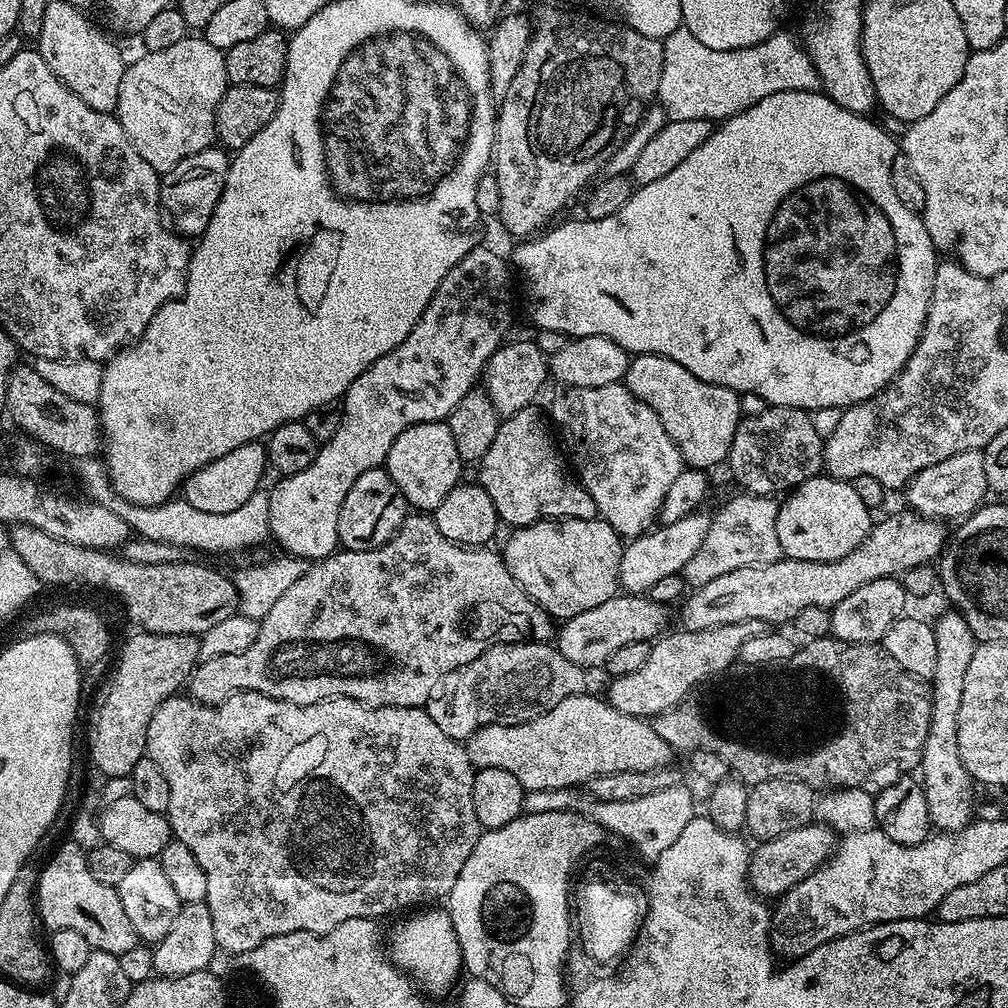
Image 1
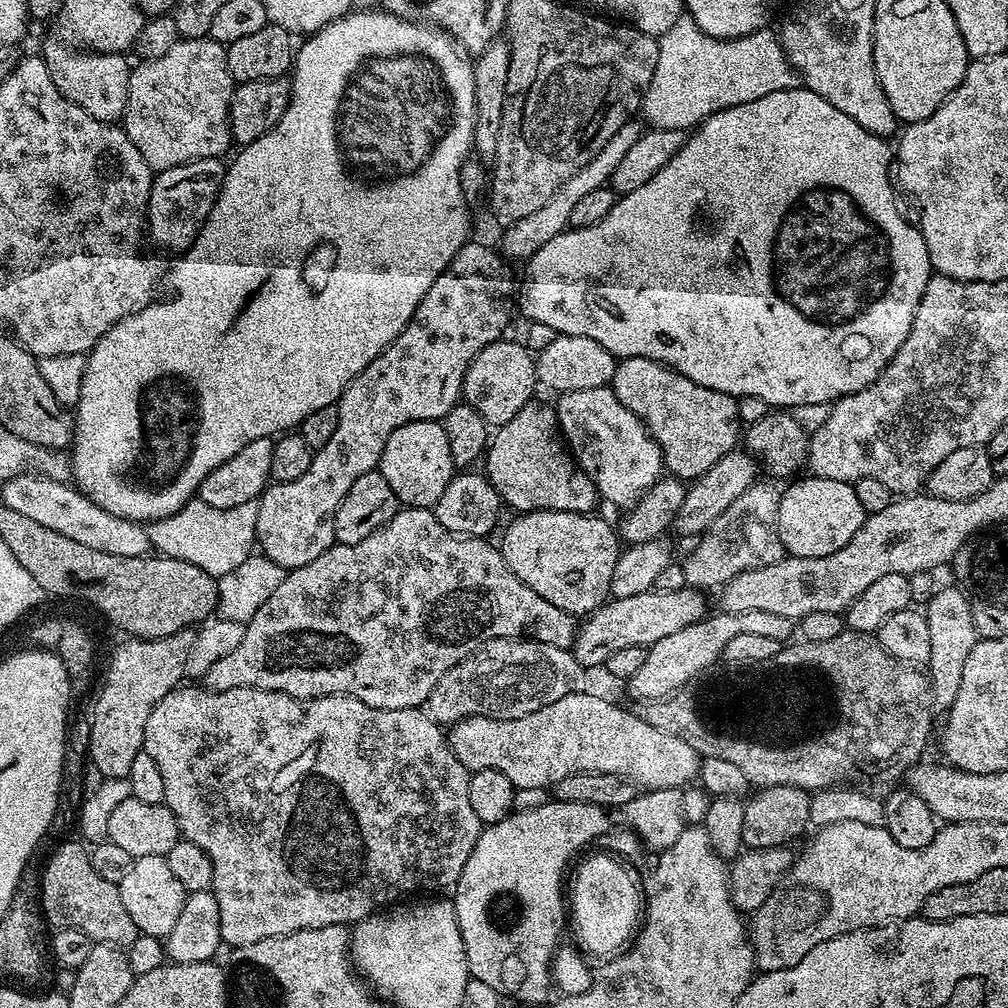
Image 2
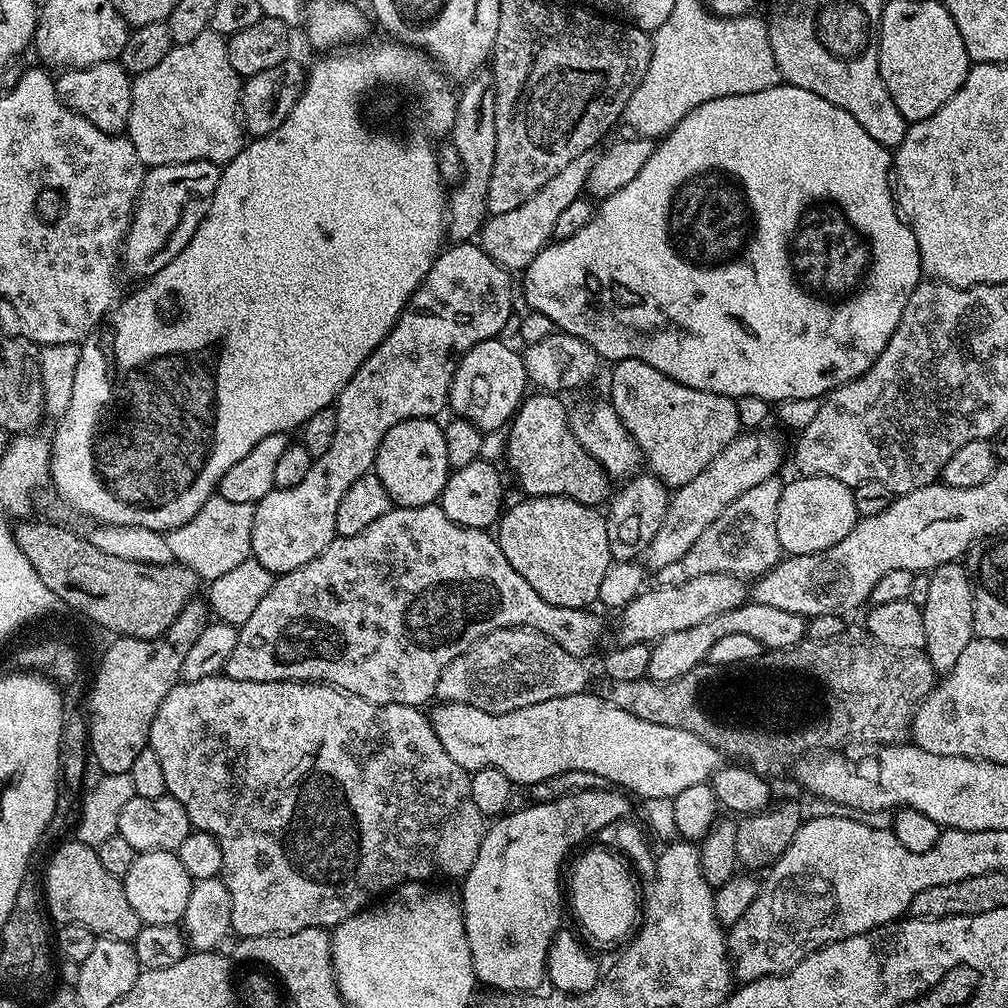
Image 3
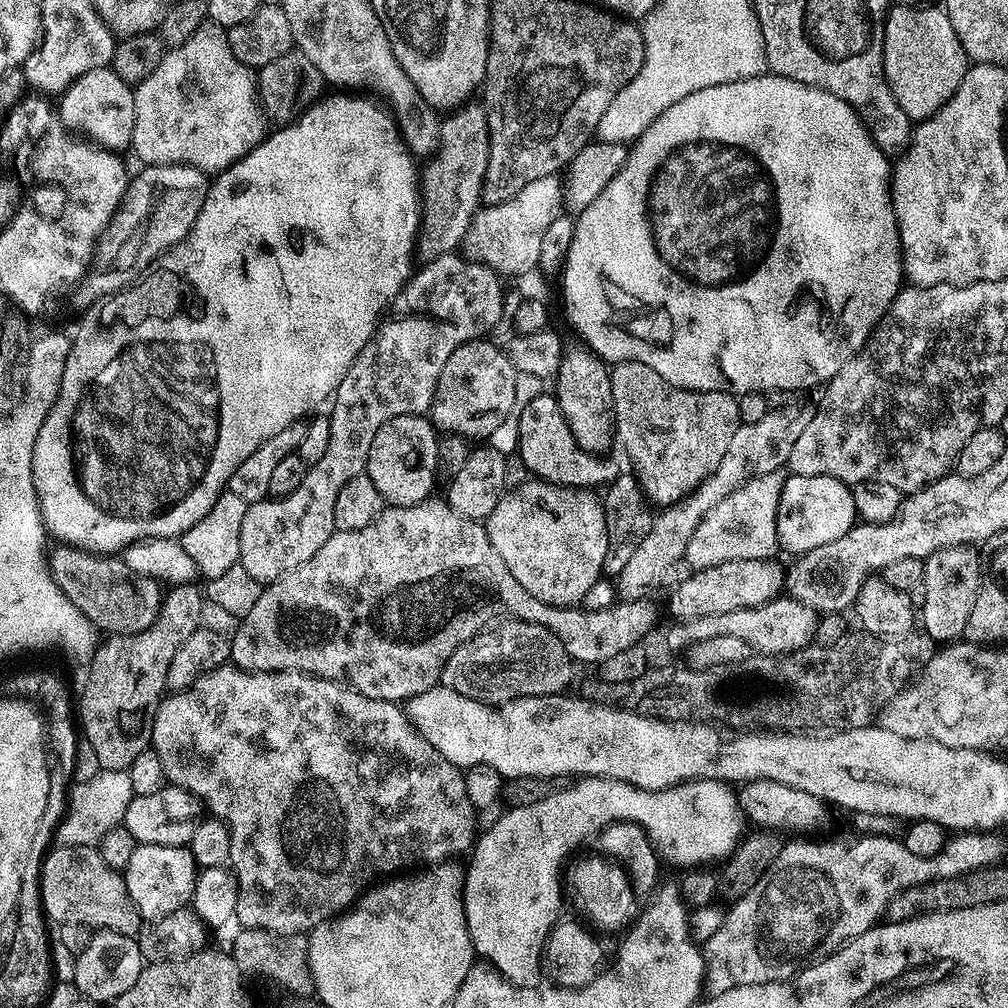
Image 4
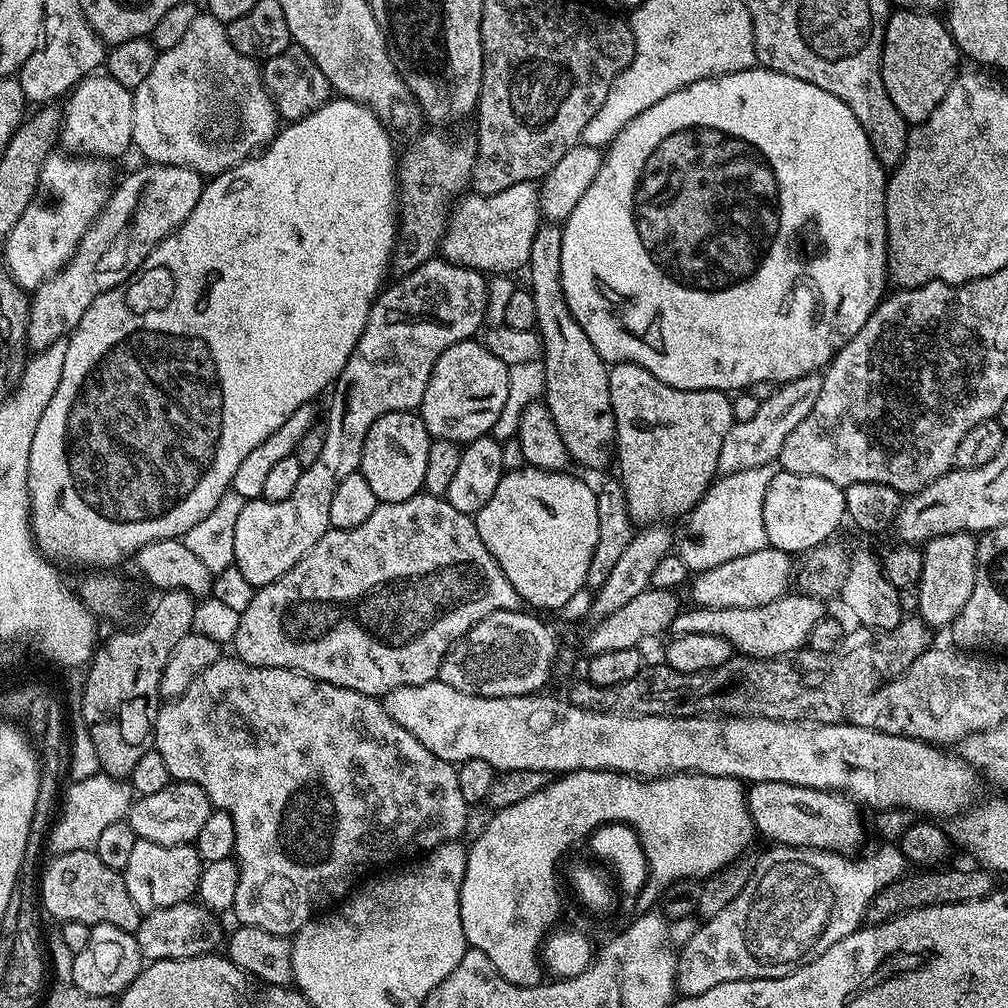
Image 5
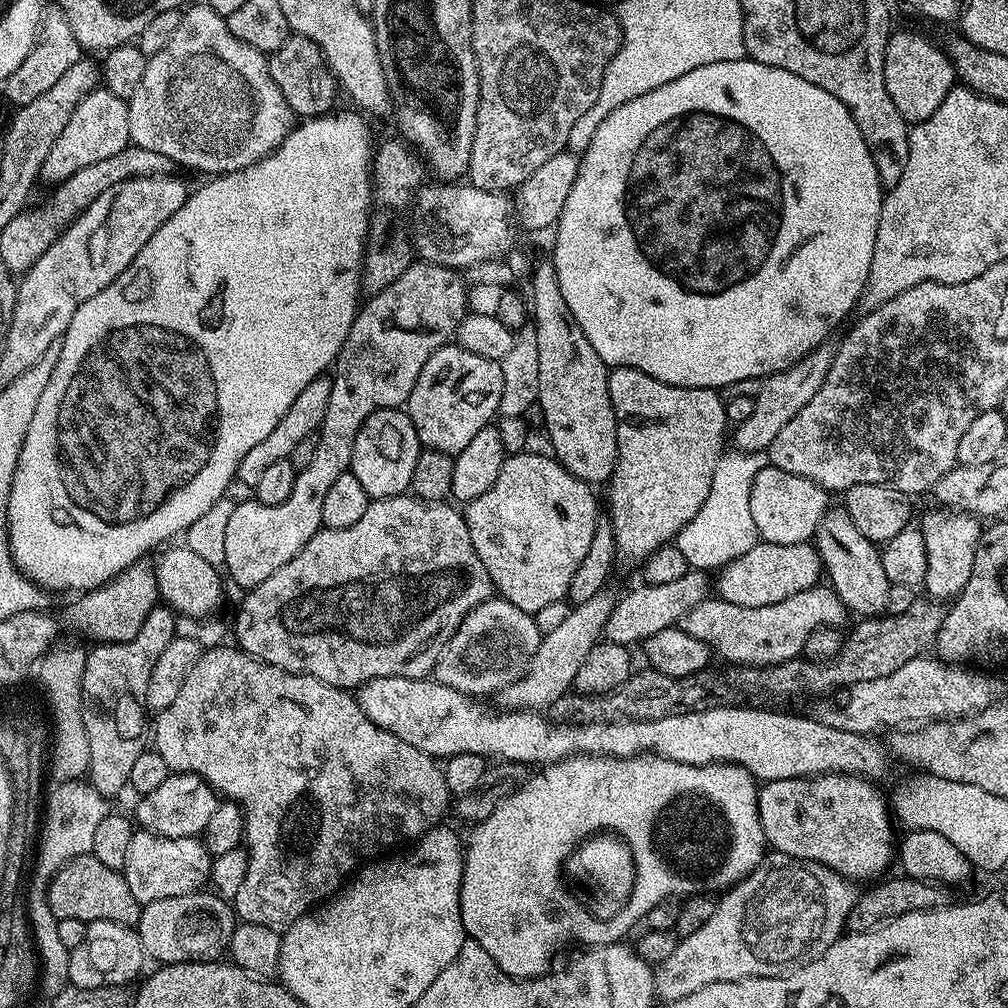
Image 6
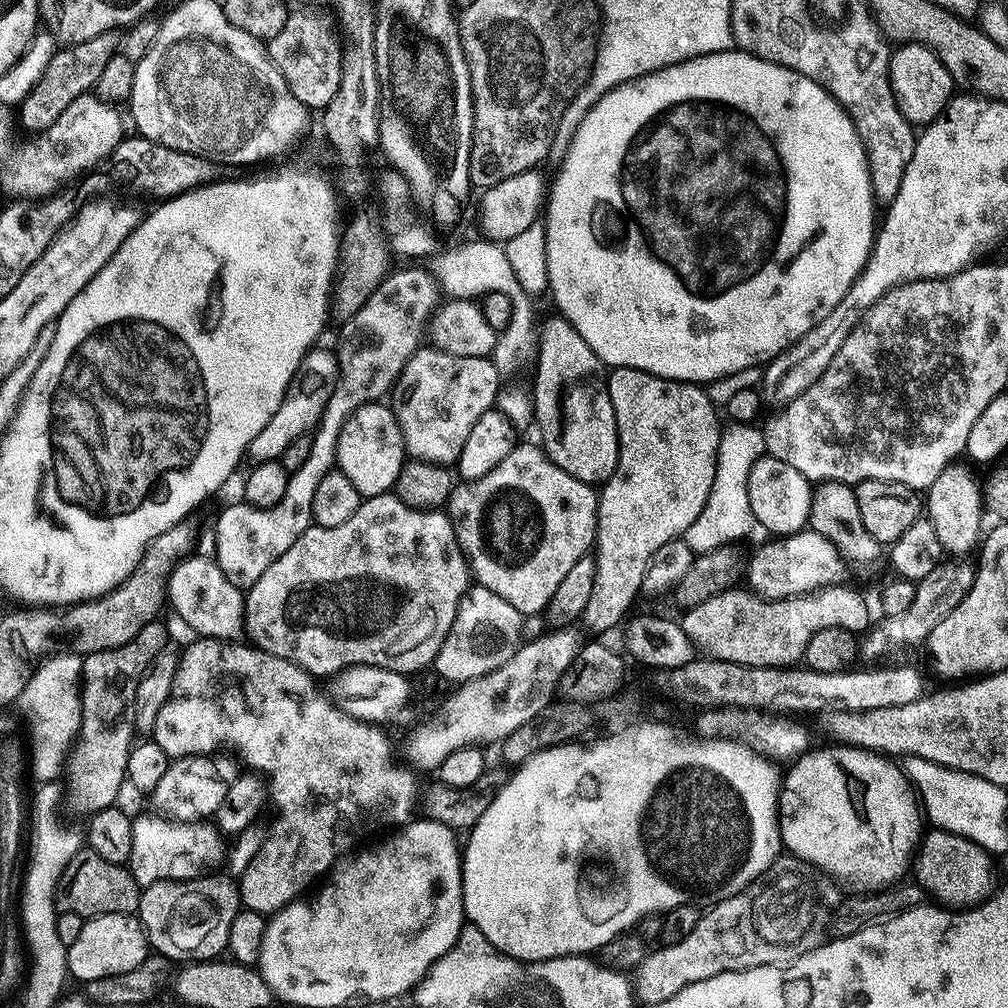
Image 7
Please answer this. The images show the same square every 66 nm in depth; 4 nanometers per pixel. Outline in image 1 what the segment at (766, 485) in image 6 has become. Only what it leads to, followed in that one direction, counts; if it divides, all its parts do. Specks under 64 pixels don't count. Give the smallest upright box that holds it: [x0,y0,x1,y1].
[778,474,874,562]

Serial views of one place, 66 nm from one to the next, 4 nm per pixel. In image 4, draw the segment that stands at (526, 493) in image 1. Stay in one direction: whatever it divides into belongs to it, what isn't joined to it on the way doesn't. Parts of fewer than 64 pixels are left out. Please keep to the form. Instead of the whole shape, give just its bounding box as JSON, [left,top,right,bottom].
[518,394,614,490]

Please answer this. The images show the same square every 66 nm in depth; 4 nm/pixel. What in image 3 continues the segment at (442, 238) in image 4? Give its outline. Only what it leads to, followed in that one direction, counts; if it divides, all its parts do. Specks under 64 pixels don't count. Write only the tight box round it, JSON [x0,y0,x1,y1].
[446,71,496,242]

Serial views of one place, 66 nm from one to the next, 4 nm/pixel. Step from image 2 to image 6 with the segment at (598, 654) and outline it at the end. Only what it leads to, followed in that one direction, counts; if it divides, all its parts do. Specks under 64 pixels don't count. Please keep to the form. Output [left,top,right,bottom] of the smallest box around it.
[714,542,822,606]

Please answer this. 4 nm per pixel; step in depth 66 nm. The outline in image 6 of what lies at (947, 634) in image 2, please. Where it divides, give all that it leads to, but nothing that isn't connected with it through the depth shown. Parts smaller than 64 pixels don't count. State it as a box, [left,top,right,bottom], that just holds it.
[918,510,982,602]

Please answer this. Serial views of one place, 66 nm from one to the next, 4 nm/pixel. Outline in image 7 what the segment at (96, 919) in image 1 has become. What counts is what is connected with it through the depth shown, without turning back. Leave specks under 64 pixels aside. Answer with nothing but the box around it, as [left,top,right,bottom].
[56,850,141,918]

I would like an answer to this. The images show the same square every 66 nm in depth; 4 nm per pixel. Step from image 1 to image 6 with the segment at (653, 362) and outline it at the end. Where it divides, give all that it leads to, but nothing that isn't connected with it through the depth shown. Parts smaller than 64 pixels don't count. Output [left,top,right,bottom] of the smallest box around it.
[607,368,729,562]

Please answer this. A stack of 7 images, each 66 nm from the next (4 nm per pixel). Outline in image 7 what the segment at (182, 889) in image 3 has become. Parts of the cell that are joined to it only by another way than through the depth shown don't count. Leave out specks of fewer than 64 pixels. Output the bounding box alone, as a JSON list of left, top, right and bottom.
[127,814,226,889]

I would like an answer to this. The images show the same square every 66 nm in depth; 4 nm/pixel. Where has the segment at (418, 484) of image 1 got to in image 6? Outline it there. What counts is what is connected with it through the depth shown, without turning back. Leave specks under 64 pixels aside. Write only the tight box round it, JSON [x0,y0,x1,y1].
[350,408,421,500]

